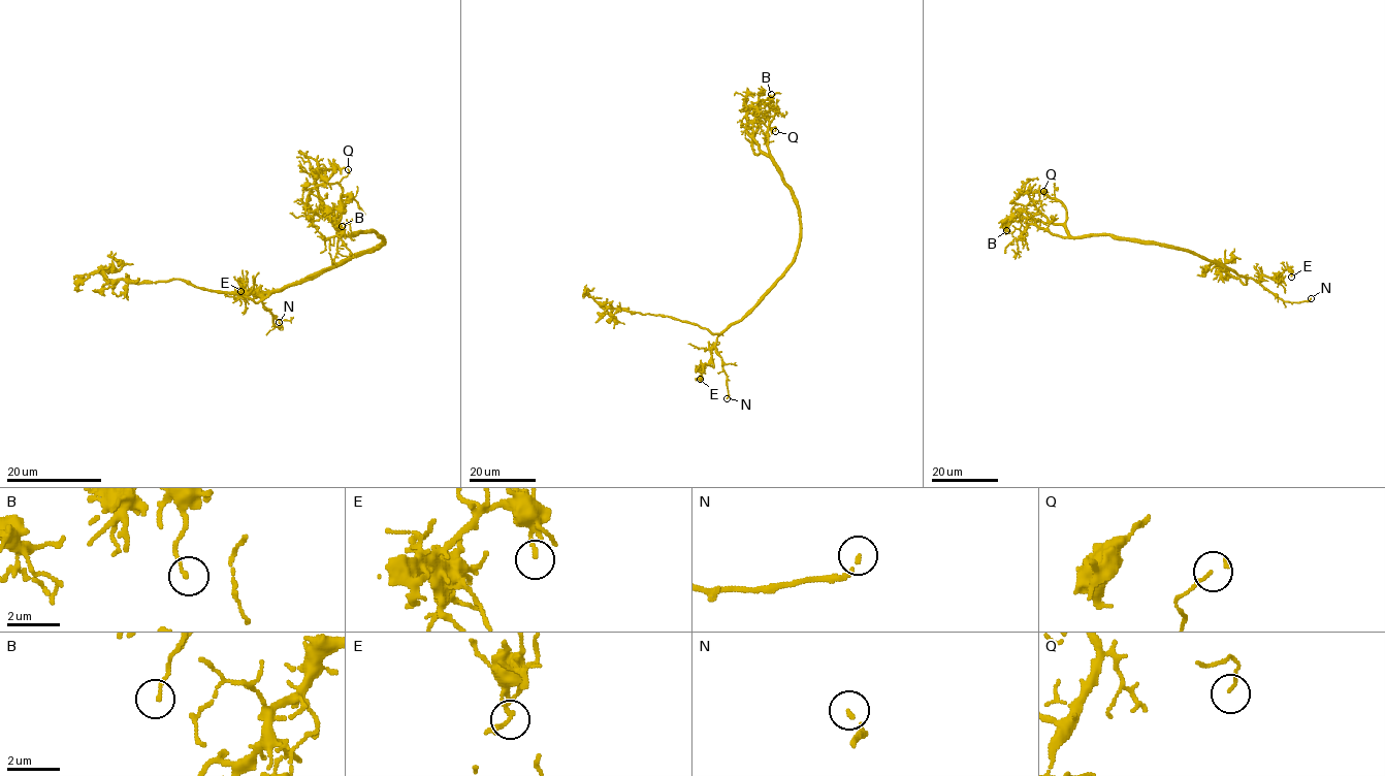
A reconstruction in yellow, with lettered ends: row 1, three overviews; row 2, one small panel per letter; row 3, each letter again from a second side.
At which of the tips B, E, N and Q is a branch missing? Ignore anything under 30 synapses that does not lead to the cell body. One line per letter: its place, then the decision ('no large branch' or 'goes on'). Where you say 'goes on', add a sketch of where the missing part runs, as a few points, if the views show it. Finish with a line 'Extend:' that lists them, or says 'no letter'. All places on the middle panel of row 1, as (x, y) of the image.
B: (771, 94) | no large branch
E: (700, 379) | no large branch
N: (727, 398) | goes on | (727, 398), (718, 403), (709, 399), (697, 373), (713, 355)
Q: (775, 131) | no large branch
Extend: N

